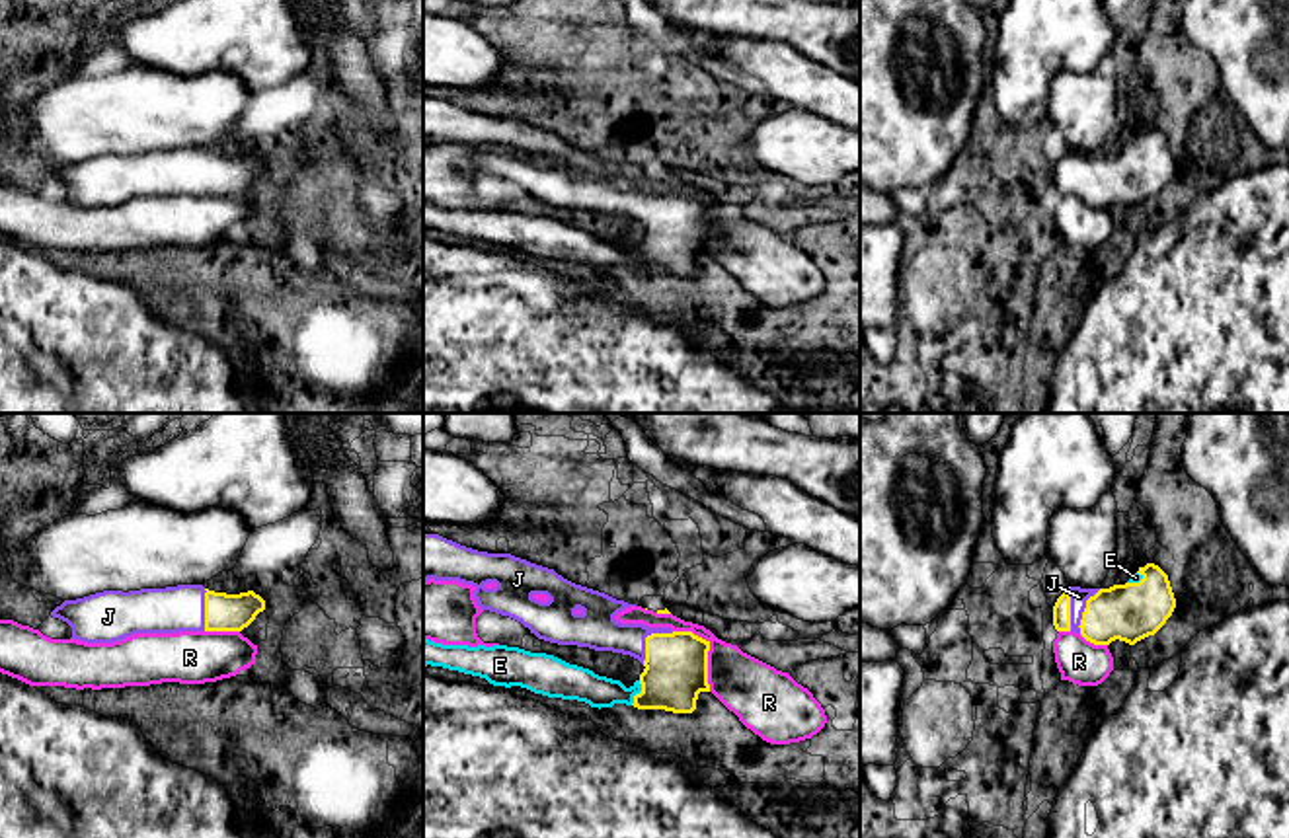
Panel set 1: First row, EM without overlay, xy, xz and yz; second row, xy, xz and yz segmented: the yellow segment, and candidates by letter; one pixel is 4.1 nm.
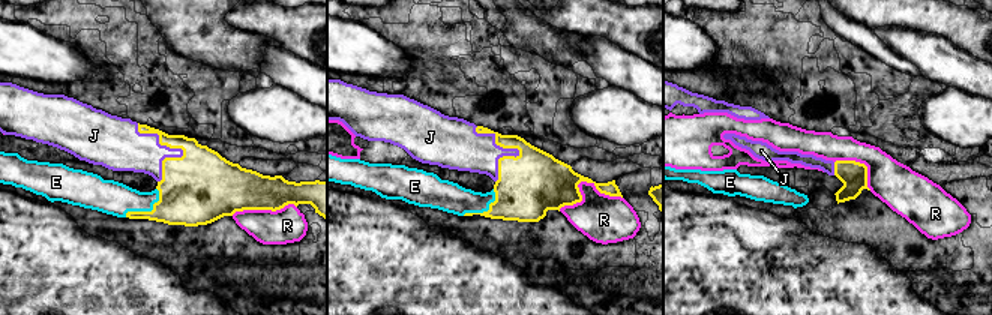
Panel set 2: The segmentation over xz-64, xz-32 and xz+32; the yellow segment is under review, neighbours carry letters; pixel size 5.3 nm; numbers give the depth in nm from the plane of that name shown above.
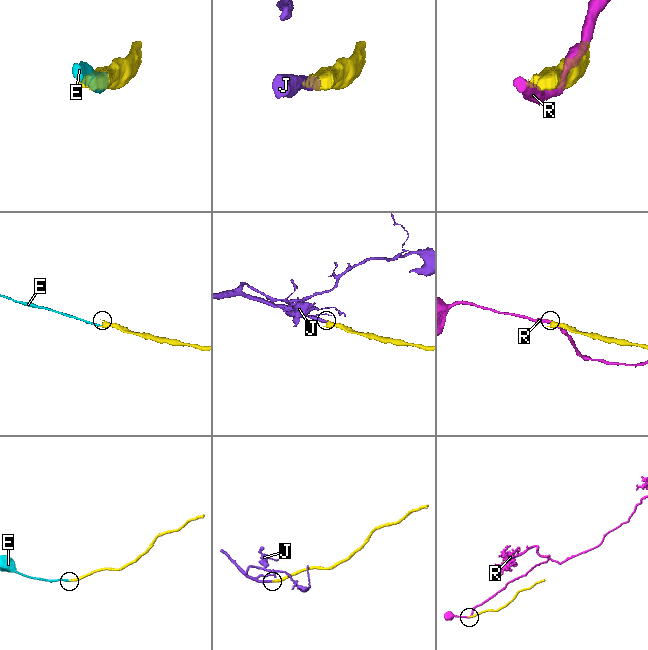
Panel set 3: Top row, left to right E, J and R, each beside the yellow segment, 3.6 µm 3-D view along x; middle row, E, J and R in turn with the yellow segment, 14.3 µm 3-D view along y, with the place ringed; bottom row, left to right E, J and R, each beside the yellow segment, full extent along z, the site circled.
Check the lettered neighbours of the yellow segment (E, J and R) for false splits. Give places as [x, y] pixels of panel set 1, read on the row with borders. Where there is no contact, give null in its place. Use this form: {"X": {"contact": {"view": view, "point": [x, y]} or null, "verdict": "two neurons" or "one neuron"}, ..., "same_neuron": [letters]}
{"E": {"contact": {"view": "xz", "point": [640, 692]}, "verdict": "one neuron"}, "J": {"contact": {"view": "xz", "point": [646, 640]}, "verdict": "one neuron"}, "R": {"contact": {"view": "xz", "point": [708, 649]}, "verdict": "two neurons"}, "same_neuron": ["E", "J"]}

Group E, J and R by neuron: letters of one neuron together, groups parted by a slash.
E J / R

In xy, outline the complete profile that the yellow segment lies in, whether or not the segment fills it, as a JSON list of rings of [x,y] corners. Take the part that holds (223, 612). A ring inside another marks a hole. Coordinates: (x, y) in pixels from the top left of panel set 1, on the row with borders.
[[[203,585],[166,589],[103,590],[64,600],[51,616],[72,628],[72,637],[86,643],[113,643],[135,633],[242,631],[265,600],[254,590],[215,592]]]

